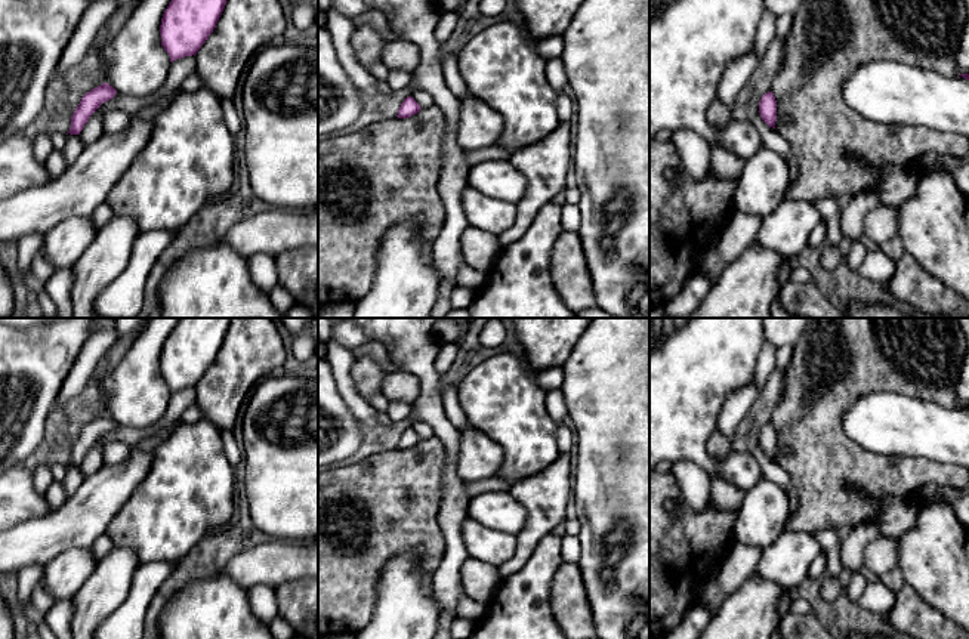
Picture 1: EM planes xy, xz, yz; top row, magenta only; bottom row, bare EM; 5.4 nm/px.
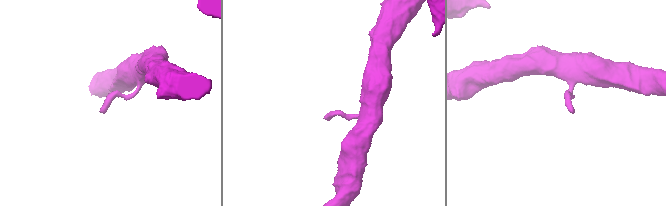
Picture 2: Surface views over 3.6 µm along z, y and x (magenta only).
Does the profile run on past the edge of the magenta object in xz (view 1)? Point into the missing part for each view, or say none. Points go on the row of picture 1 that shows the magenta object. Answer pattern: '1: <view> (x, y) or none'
1: none

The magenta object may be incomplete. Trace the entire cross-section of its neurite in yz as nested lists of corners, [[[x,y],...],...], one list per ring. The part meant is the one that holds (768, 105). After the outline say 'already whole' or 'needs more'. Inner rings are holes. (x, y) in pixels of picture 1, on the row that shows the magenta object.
[[[768,92],[762,96],[759,102],[759,114],[769,127],[775,129],[777,101],[772,92]]]; already whole

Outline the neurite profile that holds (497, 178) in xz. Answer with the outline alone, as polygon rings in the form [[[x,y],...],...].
[[[484,158],[467,169],[467,185],[484,195],[518,204],[527,179],[507,158]]]

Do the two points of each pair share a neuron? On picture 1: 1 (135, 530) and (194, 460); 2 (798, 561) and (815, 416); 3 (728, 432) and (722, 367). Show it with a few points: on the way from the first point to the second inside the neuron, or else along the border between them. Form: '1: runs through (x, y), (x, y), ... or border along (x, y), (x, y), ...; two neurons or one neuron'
1: runs through (153, 512), (187, 478); one neuron
2: border along (786, 528), (809, 533); two neurons
3: border along (752, 379), (727, 397), (715, 428); two neurons

